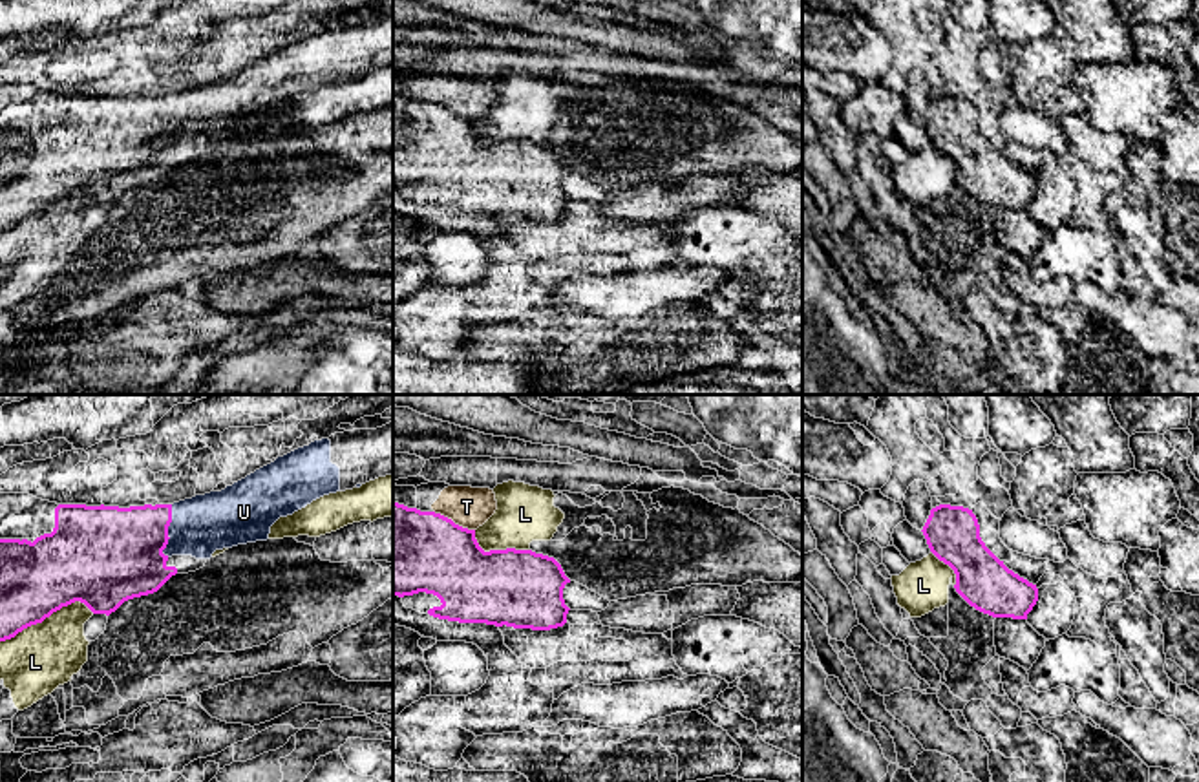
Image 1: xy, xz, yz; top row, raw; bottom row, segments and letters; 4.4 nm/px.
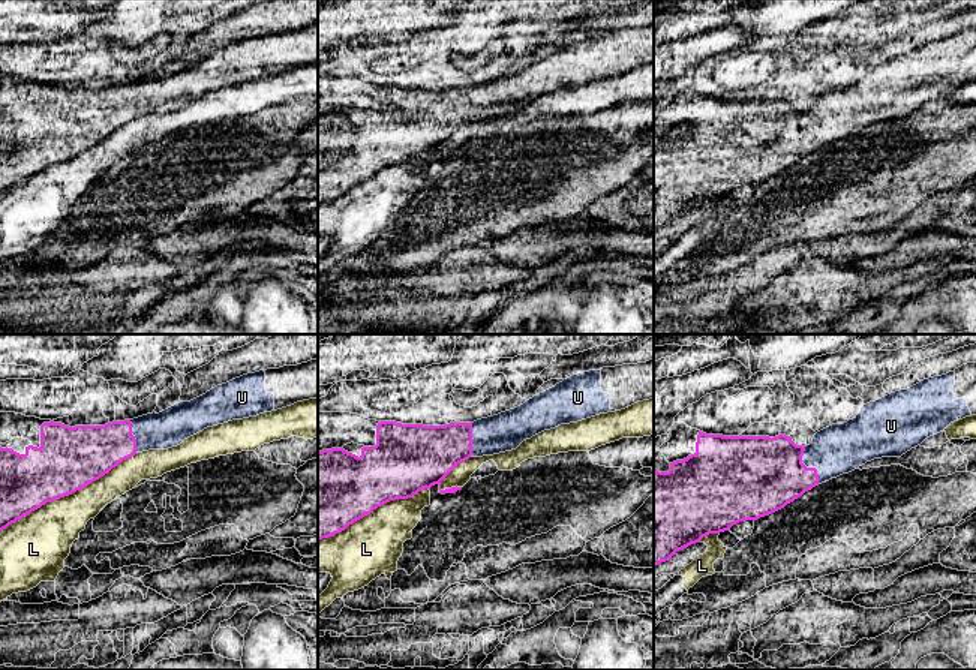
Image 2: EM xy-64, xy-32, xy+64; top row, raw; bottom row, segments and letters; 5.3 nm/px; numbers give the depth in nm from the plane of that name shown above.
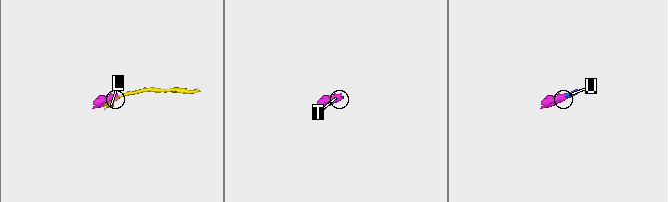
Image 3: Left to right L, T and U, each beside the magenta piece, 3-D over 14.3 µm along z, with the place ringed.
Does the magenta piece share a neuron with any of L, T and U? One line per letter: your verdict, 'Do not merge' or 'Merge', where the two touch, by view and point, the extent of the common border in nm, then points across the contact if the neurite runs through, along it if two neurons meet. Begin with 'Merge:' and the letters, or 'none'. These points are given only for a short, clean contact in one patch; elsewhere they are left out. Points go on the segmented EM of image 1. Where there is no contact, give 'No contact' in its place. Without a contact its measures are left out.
Merge: U
L: Do not merge. Touches magenta at xy (46, 616). Shared border 440 nm
T: Do not merge. Touches magenta at xz (452, 521). Shared border 200 nm. Boundary: xz (434, 510), (474, 530)
U: Merge. Touches magenta at xy (167, 530). Shared border 240 nm

